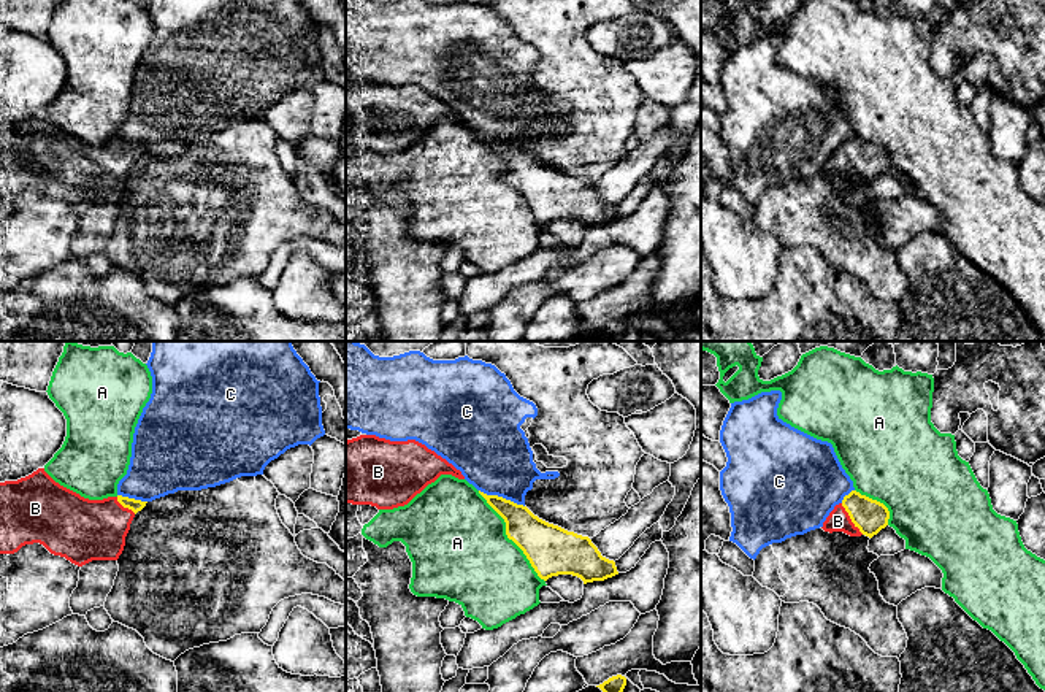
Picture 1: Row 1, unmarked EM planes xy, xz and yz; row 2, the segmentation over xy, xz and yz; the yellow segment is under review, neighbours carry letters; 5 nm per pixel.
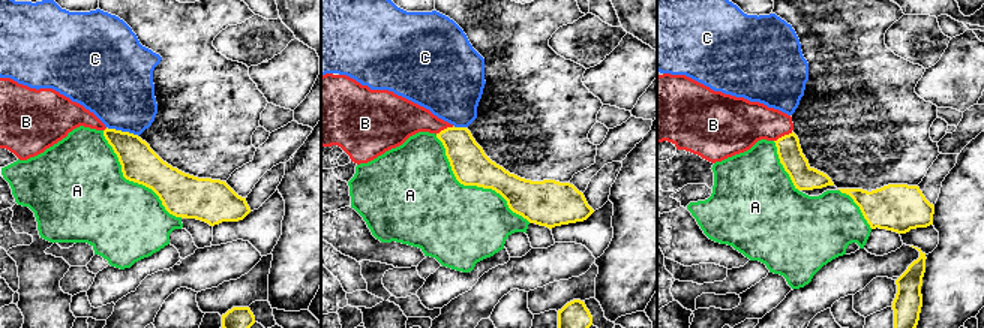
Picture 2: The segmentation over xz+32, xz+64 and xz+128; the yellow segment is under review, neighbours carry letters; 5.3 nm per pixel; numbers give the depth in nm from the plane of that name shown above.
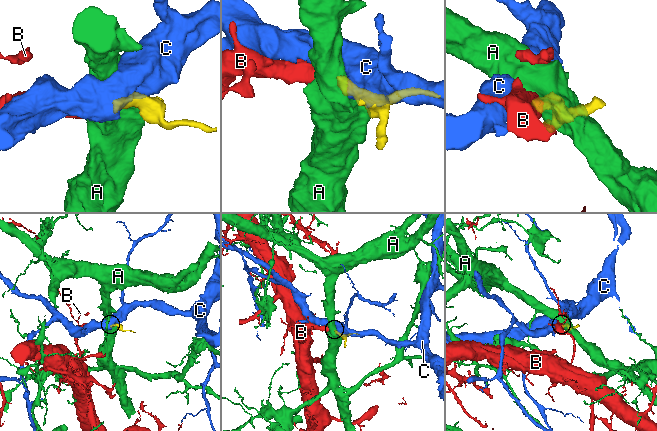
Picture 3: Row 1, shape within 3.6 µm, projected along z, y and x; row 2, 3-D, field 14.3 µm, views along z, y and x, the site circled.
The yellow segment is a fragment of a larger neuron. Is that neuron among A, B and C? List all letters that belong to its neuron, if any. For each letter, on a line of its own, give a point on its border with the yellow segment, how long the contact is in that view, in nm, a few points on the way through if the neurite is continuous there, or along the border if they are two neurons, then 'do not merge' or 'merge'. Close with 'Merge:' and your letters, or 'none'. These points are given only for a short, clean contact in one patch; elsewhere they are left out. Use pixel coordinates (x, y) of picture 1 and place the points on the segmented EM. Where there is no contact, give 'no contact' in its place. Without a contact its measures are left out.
A: meets yellow in xz at (508, 537); contact 550 nm long; do not merge
B: meets yellow in yz at (850, 518); contact 200 nm long; runs through yz (869, 516), (850, 518), (838, 521); merge
C: meets yellow in xz at (501, 497); contact 240 nm long; do not merge
Merge: B

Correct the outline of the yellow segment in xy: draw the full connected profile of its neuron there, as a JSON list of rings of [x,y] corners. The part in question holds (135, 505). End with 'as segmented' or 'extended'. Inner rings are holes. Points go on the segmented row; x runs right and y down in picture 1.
[[[44,468],[17,481],[0,482],[0,554],[14,554],[25,544],[40,543],[51,554],[82,567],[92,560],[117,560],[138,511],[147,502],[128,497],[89,500],[56,482]]] | extended

